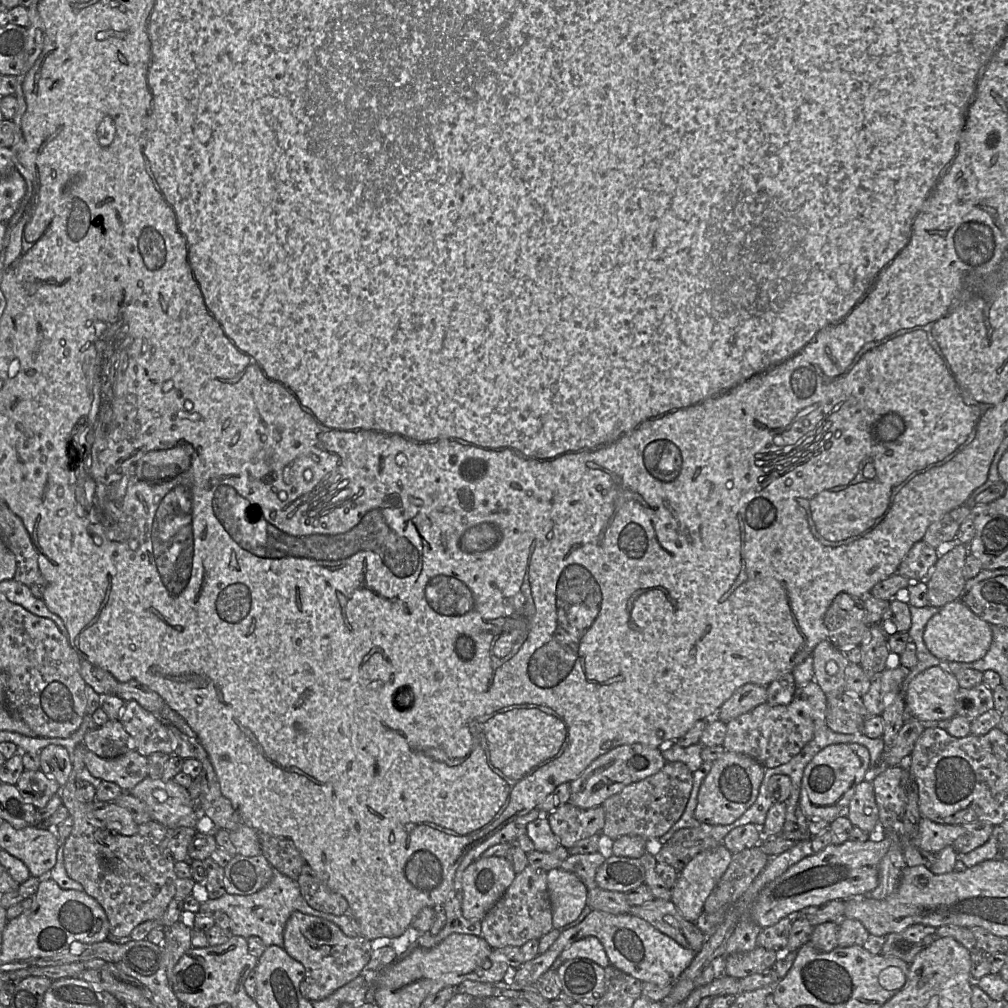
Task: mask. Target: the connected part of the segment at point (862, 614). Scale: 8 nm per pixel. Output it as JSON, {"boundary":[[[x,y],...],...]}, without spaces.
{"boundary":[[[839,593],[825,613],[827,640],[843,652],[860,646],[869,630],[864,602],[865,598]]]}

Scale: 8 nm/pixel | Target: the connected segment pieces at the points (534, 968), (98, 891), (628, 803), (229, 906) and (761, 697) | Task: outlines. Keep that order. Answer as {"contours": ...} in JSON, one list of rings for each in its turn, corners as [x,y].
{"contours":[[[[591,910],[577,926],[561,932],[545,953],[538,954],[534,959],[513,970],[509,979],[519,984],[534,985],[544,973],[551,969],[553,963],[566,948],[588,936],[596,937],[600,941],[610,965],[641,982],[651,982],[659,986],[673,985],[693,961],[696,954],[694,951],[682,947],[675,940],[637,916],[628,913],[613,915],[603,911]]],[[[78,744],[72,755],[72,770],[65,785],[57,792],[68,809],[74,824],[64,842],[64,867],[68,876],[80,883],[83,891],[103,908],[110,933],[128,937],[139,924],[163,915],[176,891],[175,861],[163,854],[158,845],[141,835],[125,836],[109,831],[90,813],[88,803],[76,798],[77,774],[85,767],[86,747]]],[[[666,762],[657,773],[627,785],[617,794],[610,796],[601,805],[605,812],[605,824],[601,831],[601,837],[606,842],[612,842],[621,836],[640,836],[646,841],[658,839],[664,835],[675,822],[679,820],[685,811],[693,786],[693,773],[683,762]]],[[[274,868],[272,878],[268,884],[259,891],[250,895],[233,895],[226,893],[220,898],[209,899],[201,903],[199,911],[212,913],[216,911],[224,912],[231,920],[232,935],[241,936],[245,939],[251,936],[257,936],[261,938],[266,947],[278,946],[284,948],[284,928],[289,917],[295,911],[329,920],[336,924],[348,937],[353,938],[359,936],[357,923],[349,914],[335,916],[313,909],[301,895],[298,882]]],[[[748,683],[738,688],[734,694],[719,708],[715,715],[727,724],[734,718],[747,713],[767,701],[767,687]]]]}

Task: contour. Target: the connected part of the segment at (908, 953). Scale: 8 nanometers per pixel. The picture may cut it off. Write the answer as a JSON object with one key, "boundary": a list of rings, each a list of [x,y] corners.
{"boundary":[[[914,924],[901,932],[885,936],[882,954],[898,957],[908,964],[923,949],[932,944],[939,936],[937,928],[924,924]]]}

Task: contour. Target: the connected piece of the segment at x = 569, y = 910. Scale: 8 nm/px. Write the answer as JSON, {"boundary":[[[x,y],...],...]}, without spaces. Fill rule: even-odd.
{"boundary":[[[561,868],[548,871],[547,889],[553,928],[560,929],[573,922],[587,906],[588,889],[574,873]]]}

